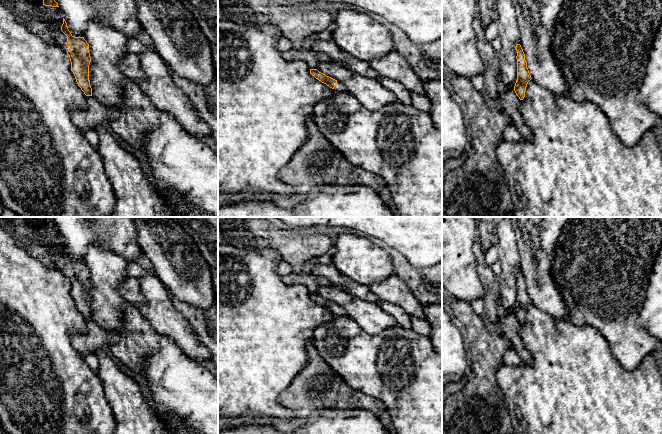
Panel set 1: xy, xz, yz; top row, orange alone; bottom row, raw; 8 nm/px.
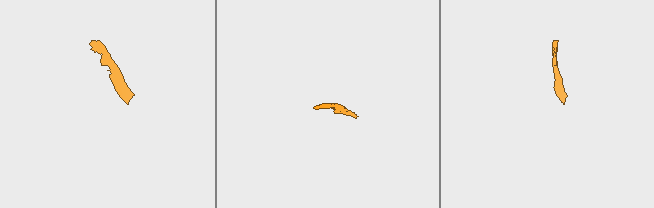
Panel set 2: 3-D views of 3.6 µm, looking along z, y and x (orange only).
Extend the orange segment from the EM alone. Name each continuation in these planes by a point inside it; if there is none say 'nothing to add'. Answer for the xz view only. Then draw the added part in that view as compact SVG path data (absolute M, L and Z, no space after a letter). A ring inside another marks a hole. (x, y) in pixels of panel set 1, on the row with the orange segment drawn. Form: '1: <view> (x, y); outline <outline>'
1: xz (339, 87); outline M337 81L336 86L332 89L334 92L348 92L347 88Z

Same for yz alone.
nothing to add

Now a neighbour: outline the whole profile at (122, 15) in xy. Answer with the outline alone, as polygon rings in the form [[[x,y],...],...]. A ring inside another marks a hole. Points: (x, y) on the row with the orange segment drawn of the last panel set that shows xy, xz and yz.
[[[55,0],[74,37],[84,37],[88,23],[96,18],[120,31],[126,38],[136,37],[143,28],[138,21],[135,0]]]

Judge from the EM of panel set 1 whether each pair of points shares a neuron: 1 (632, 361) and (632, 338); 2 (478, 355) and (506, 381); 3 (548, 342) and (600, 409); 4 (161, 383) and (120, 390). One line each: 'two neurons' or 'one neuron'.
1: one neuron
2: two neurons
3: one neuron
4: two neurons

